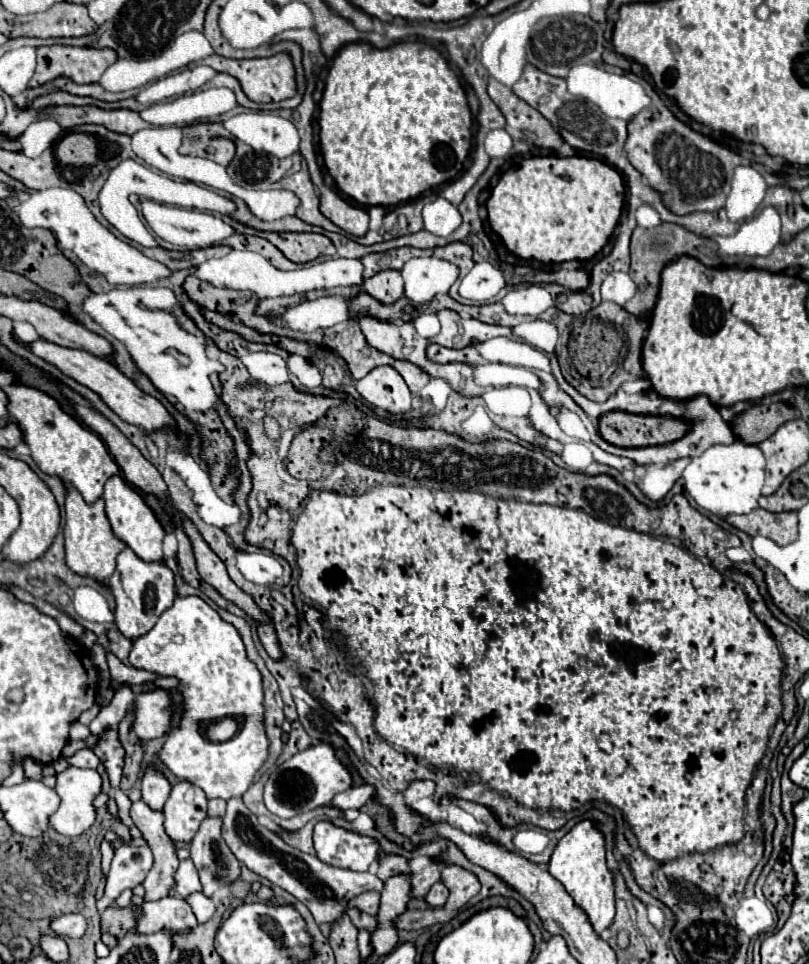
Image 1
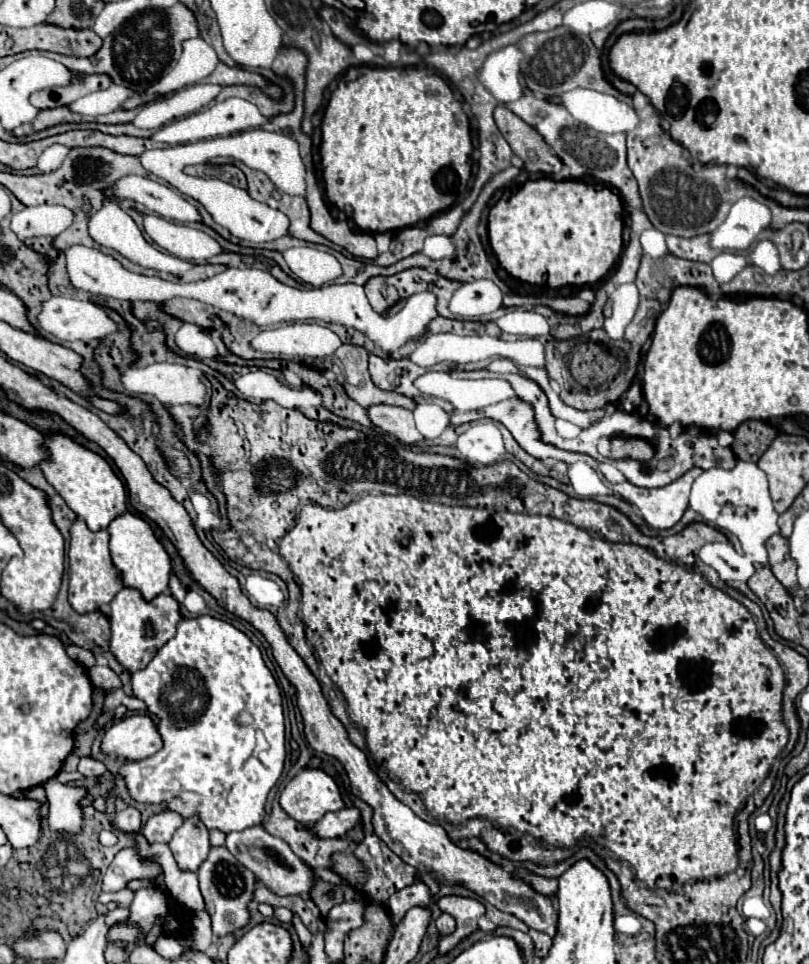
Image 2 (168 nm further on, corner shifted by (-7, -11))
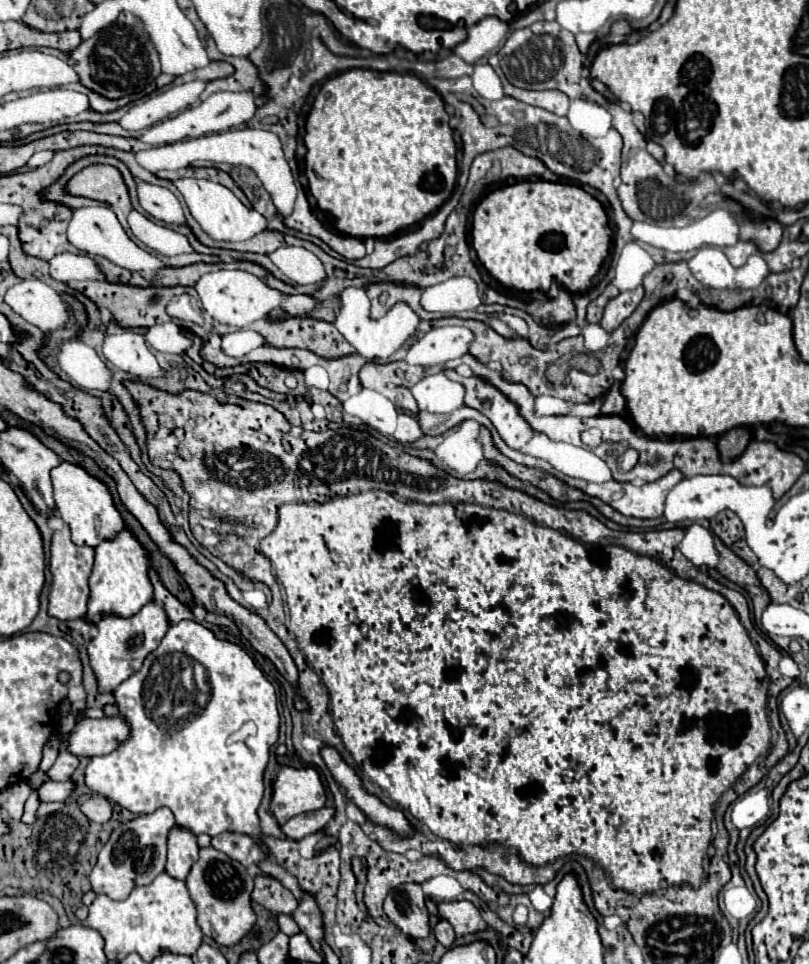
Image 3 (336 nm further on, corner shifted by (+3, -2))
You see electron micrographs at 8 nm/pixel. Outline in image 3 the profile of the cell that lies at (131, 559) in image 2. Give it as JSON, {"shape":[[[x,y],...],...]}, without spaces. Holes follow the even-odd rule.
{"shape":[[[125,528],[113,540],[105,540],[95,548],[95,566],[89,578],[89,602],[87,602],[87,618],[95,624],[103,616],[119,616],[129,618],[137,614],[151,598],[153,588],[147,578],[149,556],[139,540]]]}

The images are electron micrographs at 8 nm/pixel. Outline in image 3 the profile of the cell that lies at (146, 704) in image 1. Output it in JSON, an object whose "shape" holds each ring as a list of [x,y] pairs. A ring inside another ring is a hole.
{"shape":[[[101,718],[101,720],[79,720],[69,734],[67,750],[75,756],[103,756],[113,752],[125,738],[129,728],[121,718]]]}

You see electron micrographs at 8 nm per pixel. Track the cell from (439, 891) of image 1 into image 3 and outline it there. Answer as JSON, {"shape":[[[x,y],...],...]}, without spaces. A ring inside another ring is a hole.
{"shape":[[[439,920],[433,928],[433,934],[445,948],[451,948],[451,944],[455,942],[455,932],[447,920]]]}

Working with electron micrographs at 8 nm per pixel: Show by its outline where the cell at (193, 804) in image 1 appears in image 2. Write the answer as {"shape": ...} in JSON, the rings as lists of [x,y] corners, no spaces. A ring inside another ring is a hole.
{"shape":[[[195,815],[185,819],[169,843],[179,867],[187,871],[197,871],[201,861],[205,861],[209,847],[209,831],[199,823],[199,819],[195,819]]]}

